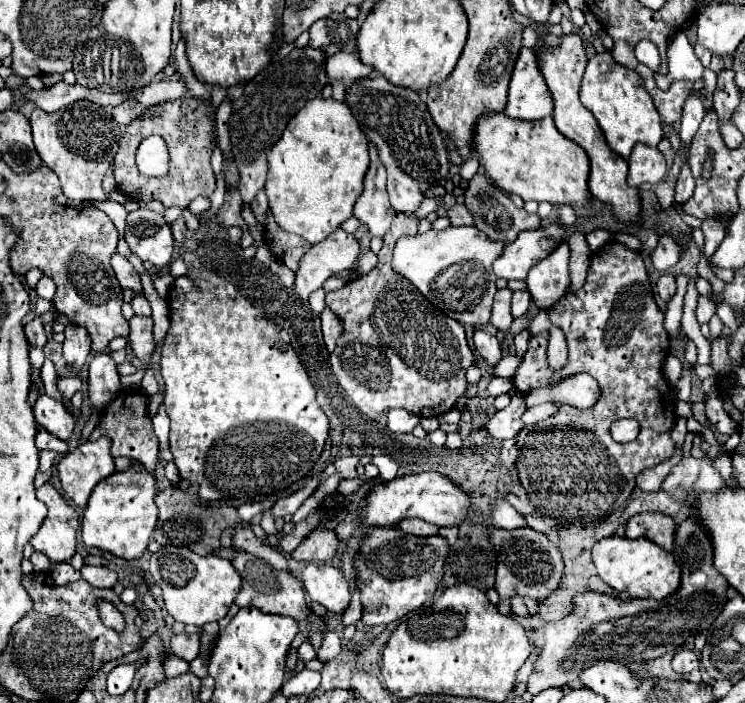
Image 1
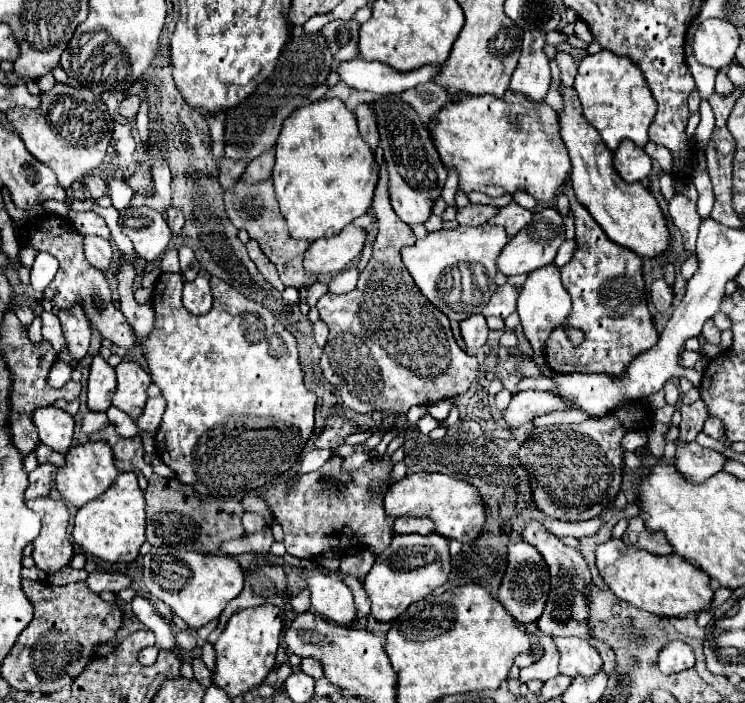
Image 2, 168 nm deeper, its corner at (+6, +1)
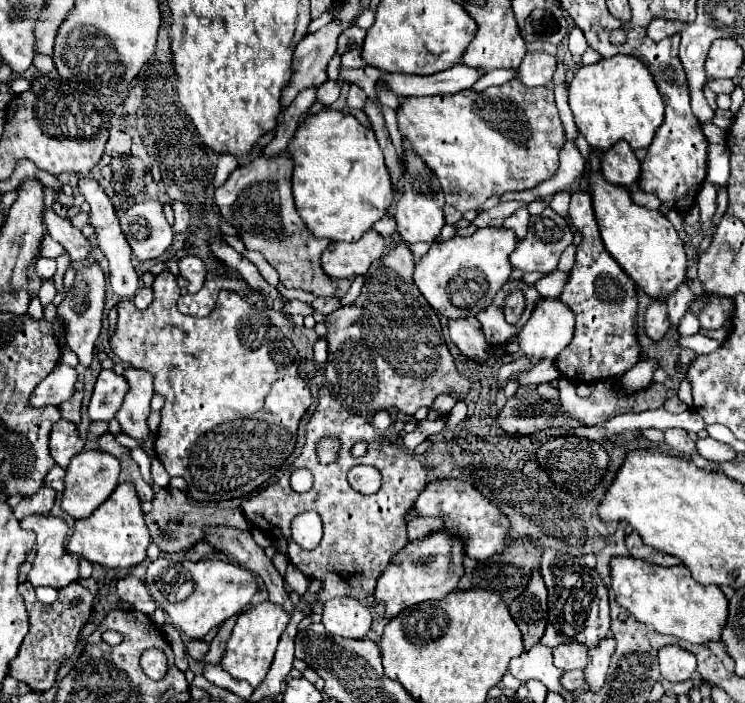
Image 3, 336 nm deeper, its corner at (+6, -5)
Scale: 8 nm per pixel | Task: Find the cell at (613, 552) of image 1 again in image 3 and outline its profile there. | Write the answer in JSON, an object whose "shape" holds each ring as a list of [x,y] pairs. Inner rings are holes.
{"shape":[[[613,556],[611,588],[619,606],[629,610],[639,622],[655,628],[659,634],[669,634],[691,644],[707,644],[709,640],[721,638],[727,620],[727,598],[719,586],[697,584],[683,564],[661,568],[631,556]]]}

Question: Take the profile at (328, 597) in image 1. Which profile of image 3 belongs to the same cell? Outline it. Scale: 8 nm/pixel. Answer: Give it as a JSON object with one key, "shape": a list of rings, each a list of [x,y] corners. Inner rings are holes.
{"shape":[[[331,598],[323,604],[321,624],[327,632],[343,638],[363,638],[371,628],[369,606],[355,598]]]}

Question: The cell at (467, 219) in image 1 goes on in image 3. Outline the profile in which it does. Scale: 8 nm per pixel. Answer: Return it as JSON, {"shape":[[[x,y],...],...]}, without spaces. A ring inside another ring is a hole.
{"shape":[[[505,202],[505,204],[497,204],[495,208],[487,210],[487,212],[481,212],[471,224],[477,226],[477,228],[485,228],[485,226],[495,226],[495,228],[501,228],[505,218],[515,212],[519,206],[523,206],[521,202]]]}

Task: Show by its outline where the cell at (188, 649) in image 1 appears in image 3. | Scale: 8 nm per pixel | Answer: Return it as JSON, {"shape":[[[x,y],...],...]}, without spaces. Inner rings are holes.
{"shape":[[[191,640],[187,644],[187,656],[191,656],[193,660],[203,660],[207,648],[209,648],[207,642],[203,642],[203,640]]]}

